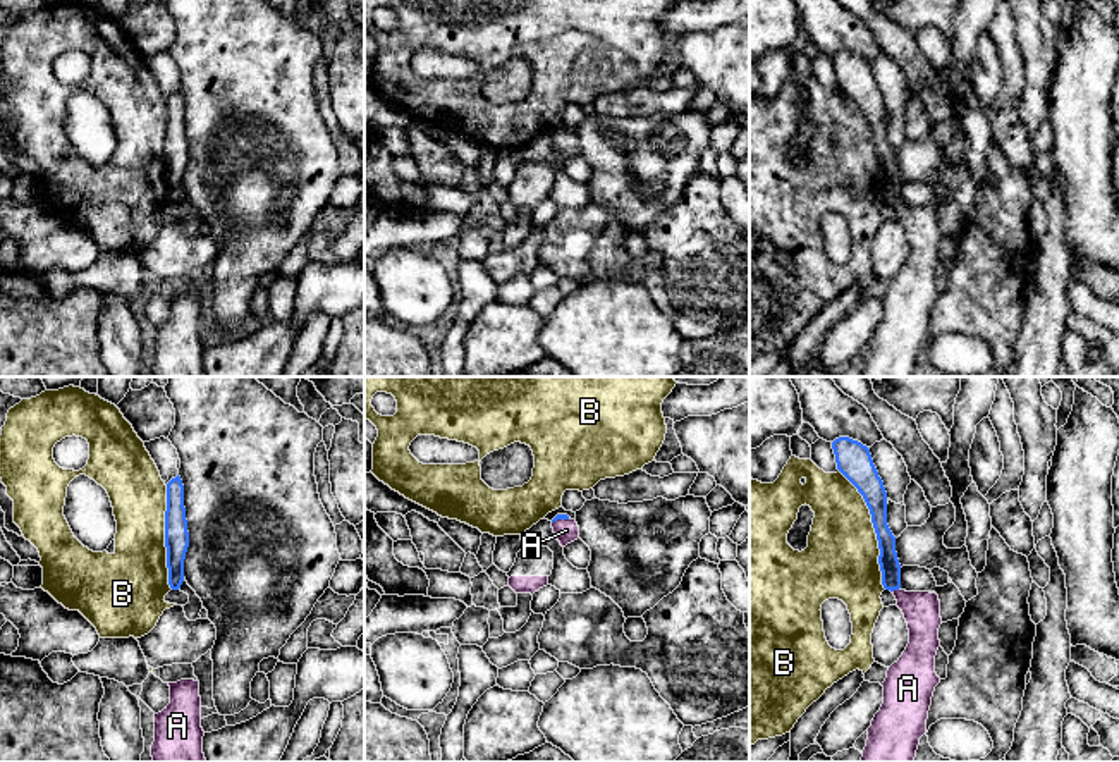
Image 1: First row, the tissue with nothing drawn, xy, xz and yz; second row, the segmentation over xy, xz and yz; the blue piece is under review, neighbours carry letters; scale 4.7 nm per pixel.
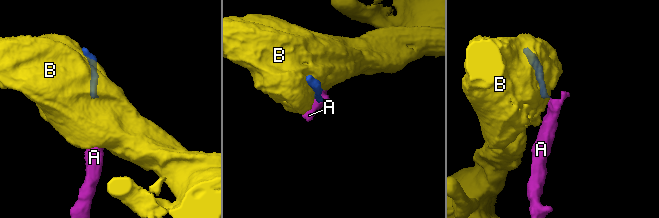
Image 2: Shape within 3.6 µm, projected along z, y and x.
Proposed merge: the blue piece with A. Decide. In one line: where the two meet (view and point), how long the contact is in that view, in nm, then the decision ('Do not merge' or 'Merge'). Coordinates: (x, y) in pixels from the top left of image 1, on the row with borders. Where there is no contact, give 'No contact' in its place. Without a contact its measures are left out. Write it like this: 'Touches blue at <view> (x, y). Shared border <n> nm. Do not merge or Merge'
Touches blue at yz (896, 589). Shared border 50 nm. Merge

